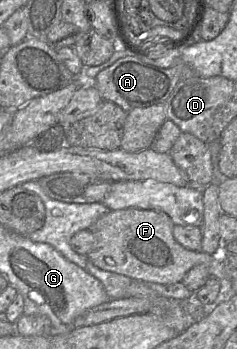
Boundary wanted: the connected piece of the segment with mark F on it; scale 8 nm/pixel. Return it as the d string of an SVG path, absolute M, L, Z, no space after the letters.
M136 208L108 211L91 228L96 243L87 258L101 270L133 280L157 284L180 283L196 265L204 265L209 269L213 256L181 246L173 237L174 226L172 219L161 211Z

